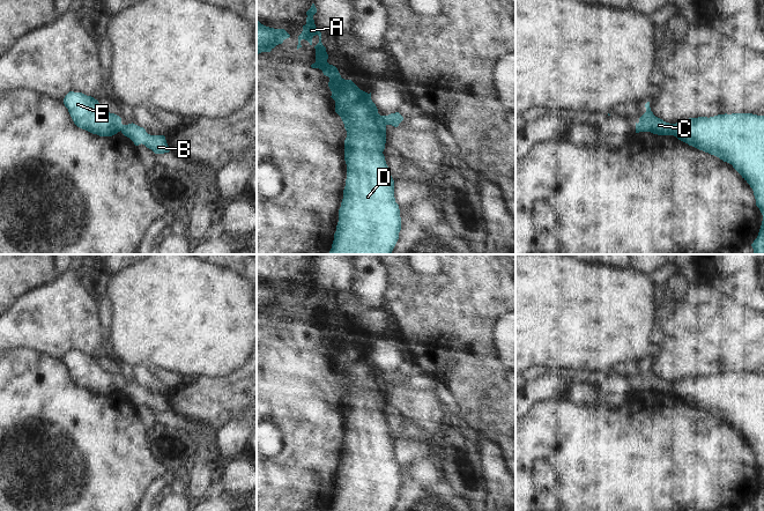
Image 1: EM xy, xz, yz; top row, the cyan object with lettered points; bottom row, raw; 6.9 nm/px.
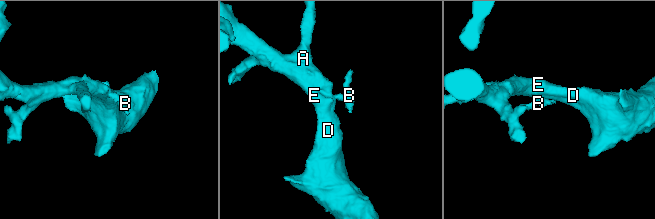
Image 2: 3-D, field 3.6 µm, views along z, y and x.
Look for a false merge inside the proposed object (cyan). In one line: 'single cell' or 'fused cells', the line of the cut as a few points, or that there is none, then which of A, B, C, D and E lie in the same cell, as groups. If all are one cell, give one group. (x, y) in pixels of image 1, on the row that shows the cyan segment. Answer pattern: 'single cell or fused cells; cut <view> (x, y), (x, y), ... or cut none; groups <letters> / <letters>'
fused cells; cut xz (379, 116), (379, 119), (385, 125); groups A C D E / B

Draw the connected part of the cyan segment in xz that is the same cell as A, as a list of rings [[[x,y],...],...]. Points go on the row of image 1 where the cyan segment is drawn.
[[[312,3],[298,36],[297,50],[302,47],[302,39],[312,45],[312,38],[319,36],[314,46],[316,62],[311,67],[321,69],[329,77],[335,112],[347,131],[347,179],[329,254],[391,254],[399,239],[401,217],[394,198],[394,180],[383,154],[386,125],[380,120],[371,92],[361,90],[351,80],[342,79],[338,68],[327,62],[321,32],[313,20],[316,13]]]

